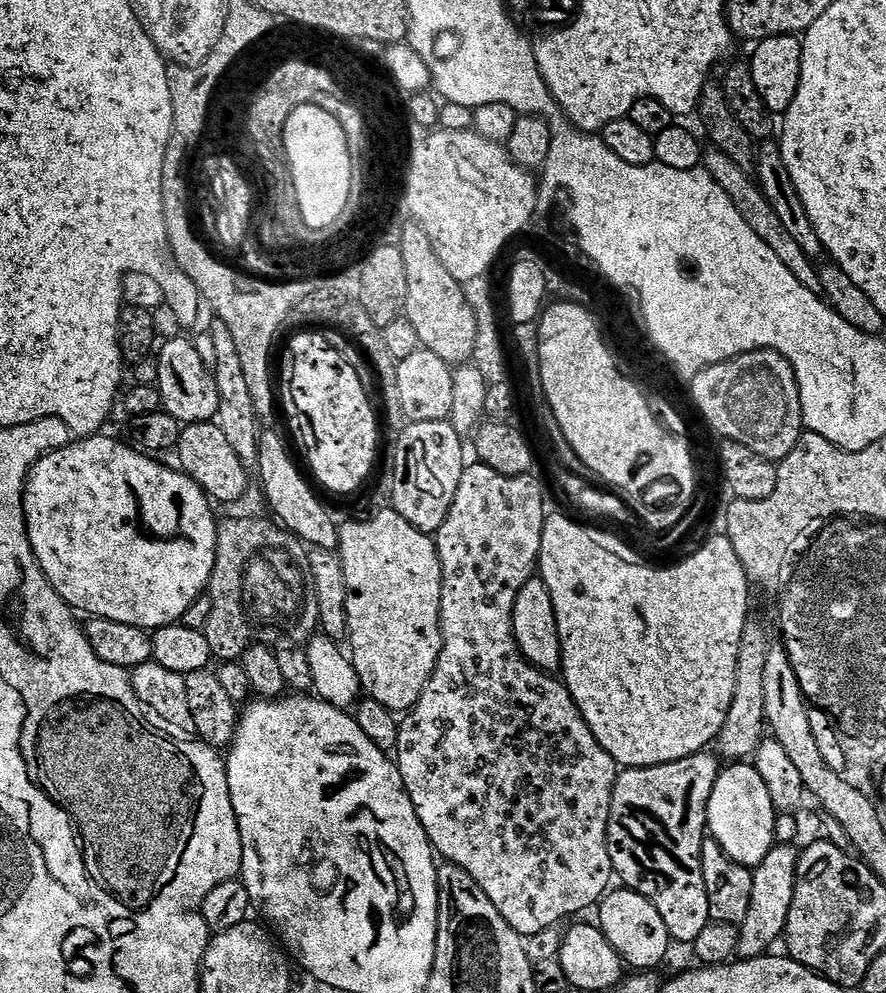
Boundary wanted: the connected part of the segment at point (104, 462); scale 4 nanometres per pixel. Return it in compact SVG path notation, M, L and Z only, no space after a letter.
M97 434L87 439L80 438L69 446L65 452L56 452L52 457L49 455L43 461L42 466L33 467L27 482L26 495L24 498L23 515L26 517L26 536L30 541L30 548L36 551L36 560L39 571L44 573L53 590L60 595L77 613L89 612L89 617L98 620L109 620L115 624L125 624L131 628L145 630L157 630L168 625L175 625L183 621L183 616L192 608L196 599L205 595L214 570L218 548L216 548L216 520L212 517L212 508L205 489L193 477L168 466L165 472L160 472L160 464L152 468L152 464L144 464L143 451L137 450L132 458L126 458L118 454L112 456L112 447L116 442L112 436Z

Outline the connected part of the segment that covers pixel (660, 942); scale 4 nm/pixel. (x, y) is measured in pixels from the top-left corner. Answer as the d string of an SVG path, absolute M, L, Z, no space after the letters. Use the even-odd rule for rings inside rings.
M629 890L611 891L607 893L598 906L598 926L606 939L616 947L616 953L620 955L625 965L633 969L648 970L651 964L660 964L668 956L668 944L670 937L666 923L659 916L658 910L651 901L640 896L637 892ZM644 967L644 968L640 968Z

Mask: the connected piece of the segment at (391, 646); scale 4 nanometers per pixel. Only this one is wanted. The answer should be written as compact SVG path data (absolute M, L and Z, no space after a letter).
M384 506L381 512L376 512L368 520L346 520L337 525L338 546L337 557L341 564L341 570L347 586L349 598L345 604L345 626L346 644L350 653L350 659L360 680L361 689L370 692L373 698L386 709L392 712L409 713L416 707L421 691L425 688L425 683L432 676L432 669L436 666L438 655L438 601L440 599L440 560L436 556L436 545L423 532L420 532L408 520L400 517L398 512L390 506Z

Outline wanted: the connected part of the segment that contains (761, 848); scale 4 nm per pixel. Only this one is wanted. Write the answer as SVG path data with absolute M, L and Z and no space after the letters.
M736 764L721 771L707 803L707 833L720 841L726 857L754 870L776 845L776 802L755 765Z

